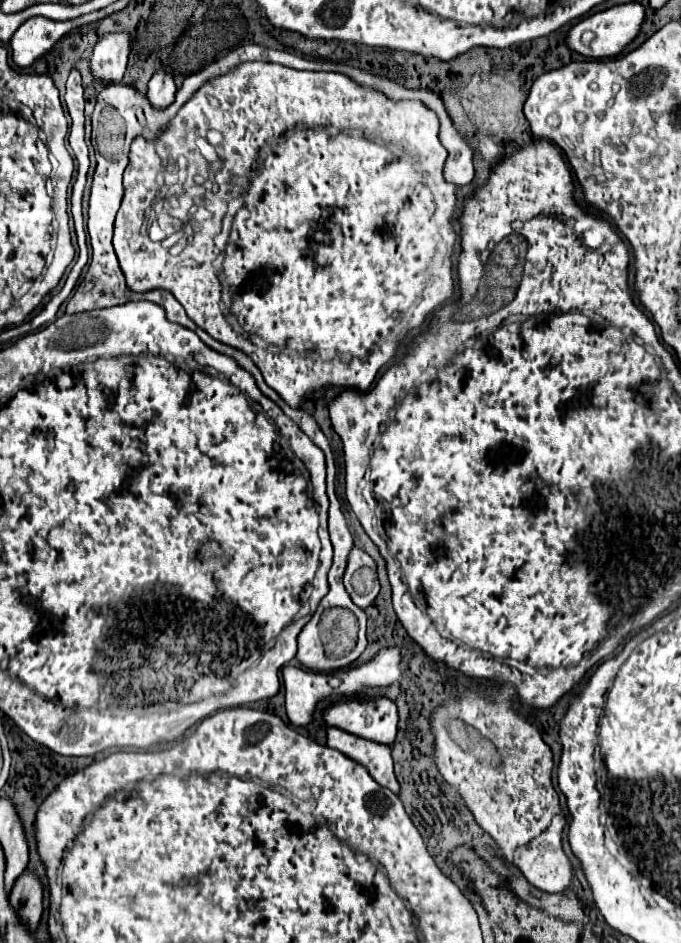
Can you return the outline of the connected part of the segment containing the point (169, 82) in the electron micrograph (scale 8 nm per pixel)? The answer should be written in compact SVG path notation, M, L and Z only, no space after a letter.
M165 68L157 70L153 74L153 78L149 80L147 98L157 108L165 108L167 104L171 104L171 100L175 98L175 92L177 92L177 86L175 86L175 80L173 80L173 74L167 72Z

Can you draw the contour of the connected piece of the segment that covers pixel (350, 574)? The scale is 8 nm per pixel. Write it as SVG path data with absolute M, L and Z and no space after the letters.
M353 546L351 552L349 552L343 582L345 582L345 588L351 596L351 600L359 608L371 606L371 602L379 594L379 580L377 580L375 560L367 552L363 552L361 548Z

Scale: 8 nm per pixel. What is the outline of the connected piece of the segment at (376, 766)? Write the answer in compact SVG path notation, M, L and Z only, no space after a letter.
M329 726L327 728L327 746L341 750L345 756L363 764L379 786L385 786L385 788L393 790L395 794L399 792L399 784L397 784L397 778L393 772L391 748L387 744L377 744L373 740L365 740L355 734L347 734L341 728Z

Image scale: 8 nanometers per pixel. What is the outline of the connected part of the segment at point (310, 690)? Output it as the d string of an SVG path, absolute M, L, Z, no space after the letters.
M285 666L285 708L291 724L305 726L311 720L315 706L331 692L327 676L301 666Z

